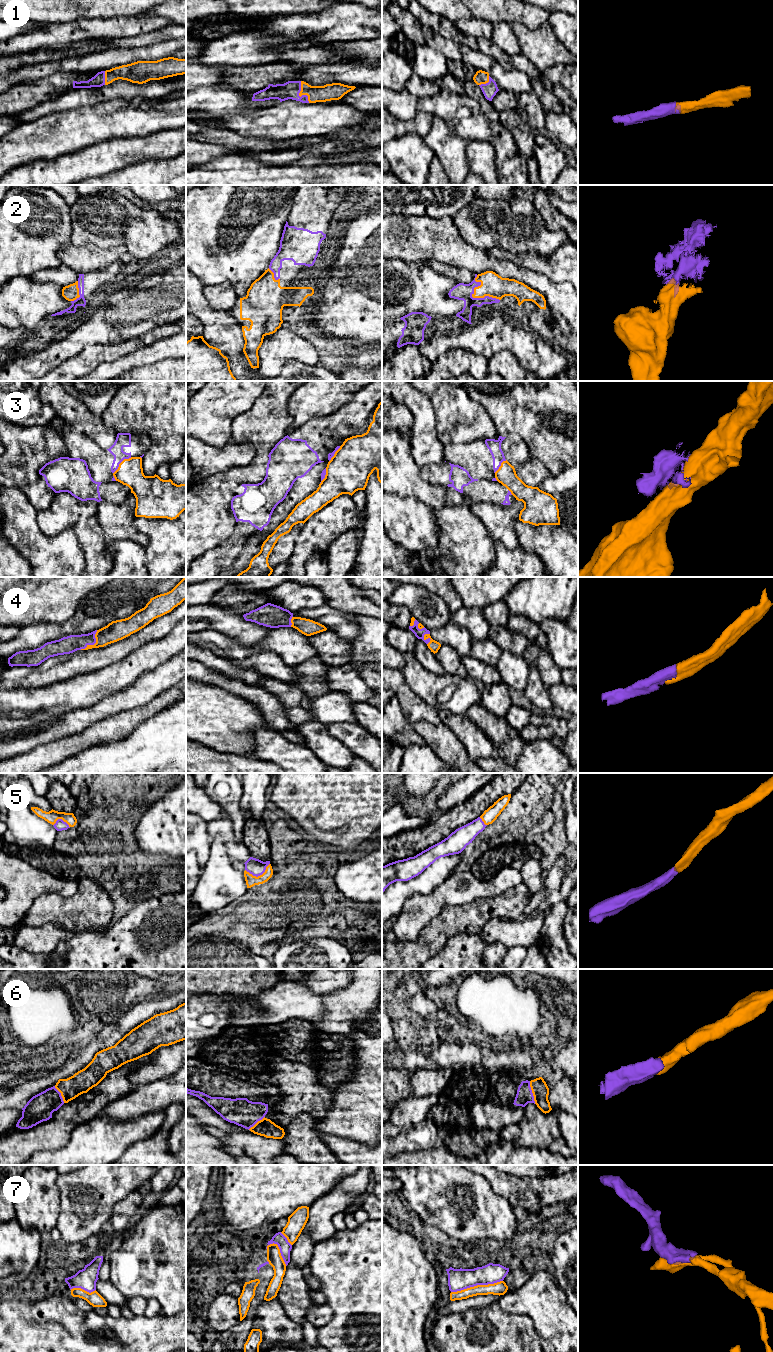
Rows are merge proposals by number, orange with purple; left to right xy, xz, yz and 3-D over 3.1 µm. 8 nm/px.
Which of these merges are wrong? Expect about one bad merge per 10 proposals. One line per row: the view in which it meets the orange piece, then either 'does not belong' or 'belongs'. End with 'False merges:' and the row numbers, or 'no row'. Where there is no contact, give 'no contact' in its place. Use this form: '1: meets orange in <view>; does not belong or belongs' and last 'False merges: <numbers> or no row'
1: meets orange in xz; belongs
2: meets orange in yz; belongs
3: meets orange in xy; does not belong
4: meets orange in xy; belongs
5: meets orange in xz; belongs
6: meets orange in yz; belongs
7: meets orange in yz; belongs
False merges: 3

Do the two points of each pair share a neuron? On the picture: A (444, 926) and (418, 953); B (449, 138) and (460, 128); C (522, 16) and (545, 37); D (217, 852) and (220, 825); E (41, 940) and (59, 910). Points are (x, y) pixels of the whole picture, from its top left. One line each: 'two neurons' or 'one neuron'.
A: one neuron
B: two neurons
C: two neurons
D: two neurons
E: two neurons

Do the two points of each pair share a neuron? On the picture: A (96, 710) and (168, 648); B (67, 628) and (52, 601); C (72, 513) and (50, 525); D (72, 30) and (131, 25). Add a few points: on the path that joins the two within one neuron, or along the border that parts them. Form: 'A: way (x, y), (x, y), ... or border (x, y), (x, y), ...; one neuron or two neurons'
A: border (136, 680), (95, 704); two neurons
B: border (79, 604), (76, 611), (62, 622), (40, 622); two neurons
C: way (67, 513), (63, 513), (55, 520); one neuron
D: way (87, 29), (116, 27); one neuron

